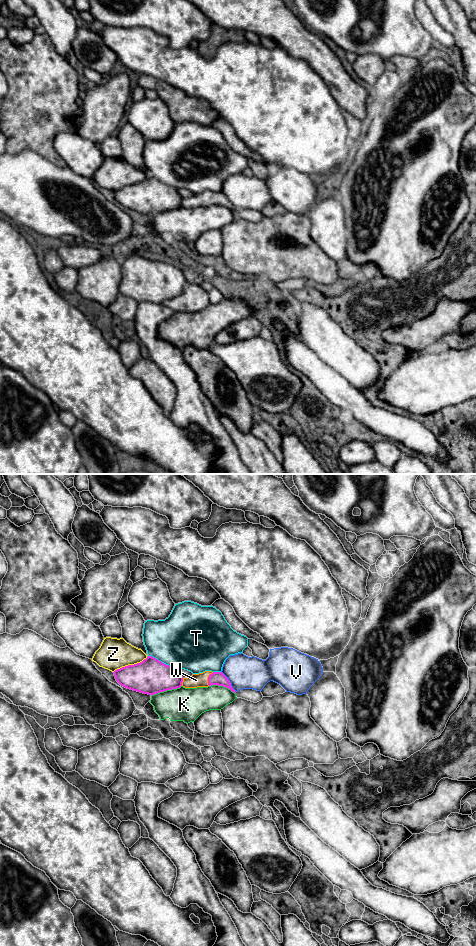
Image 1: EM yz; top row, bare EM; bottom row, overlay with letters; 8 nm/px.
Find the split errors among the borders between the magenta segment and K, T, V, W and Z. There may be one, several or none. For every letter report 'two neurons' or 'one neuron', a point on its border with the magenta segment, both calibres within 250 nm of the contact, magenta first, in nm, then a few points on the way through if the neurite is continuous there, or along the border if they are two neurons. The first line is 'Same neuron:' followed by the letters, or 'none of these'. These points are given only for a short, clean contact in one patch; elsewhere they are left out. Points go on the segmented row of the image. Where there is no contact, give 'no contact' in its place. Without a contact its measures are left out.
Same neuron: W
K: two neurons | yz (166, 690) | 280/280 nm
T: two neurons | yz (163, 663) | 280/460 nm
V: two neurons | yz (229, 681) | 110/260 nm
W: one neuron | yz (208, 678) | 110/110 nm
Z: two neurons | yz (130, 665) | 280/240 nm

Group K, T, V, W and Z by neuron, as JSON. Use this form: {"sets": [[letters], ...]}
{"sets": [["K"], ["T"], ["V"], ["W"], ["Z"]]}

